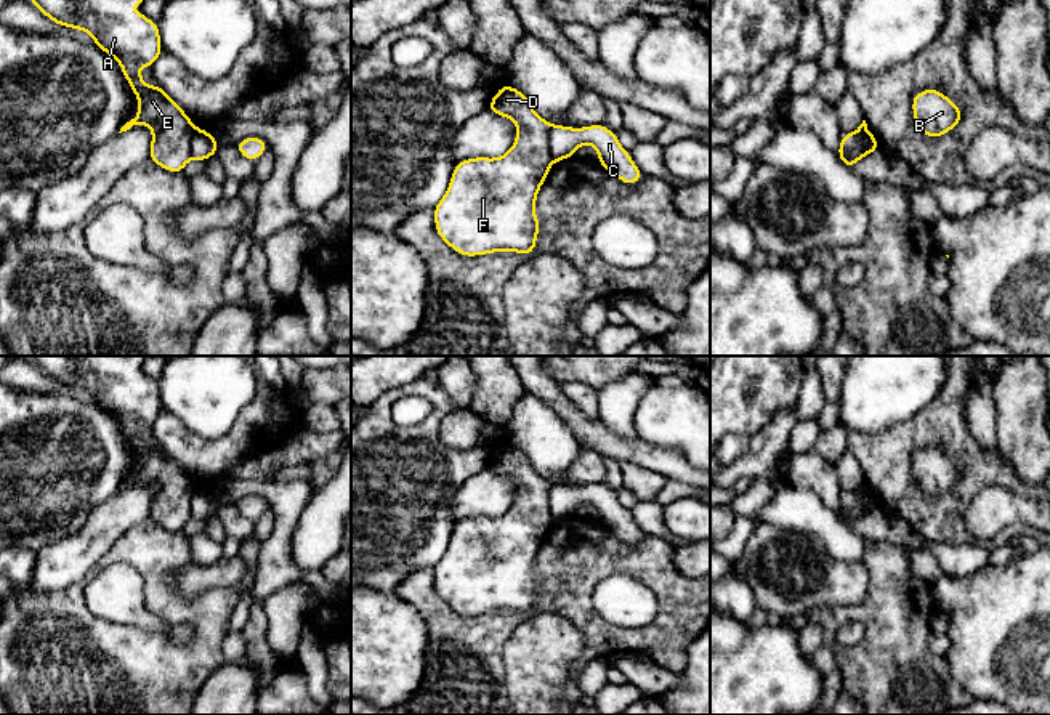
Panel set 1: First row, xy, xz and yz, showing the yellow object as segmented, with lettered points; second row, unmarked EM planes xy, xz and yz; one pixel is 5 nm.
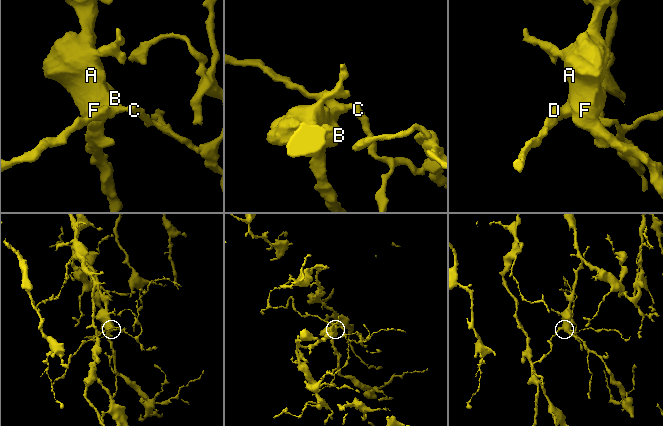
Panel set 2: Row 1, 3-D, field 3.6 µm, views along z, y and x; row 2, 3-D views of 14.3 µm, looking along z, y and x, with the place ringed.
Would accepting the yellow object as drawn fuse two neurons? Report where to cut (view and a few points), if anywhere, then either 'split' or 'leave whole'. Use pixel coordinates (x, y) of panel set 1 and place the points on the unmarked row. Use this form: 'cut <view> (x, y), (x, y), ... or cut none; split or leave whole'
cut xz (550, 484), (549, 508), (553, 518); split

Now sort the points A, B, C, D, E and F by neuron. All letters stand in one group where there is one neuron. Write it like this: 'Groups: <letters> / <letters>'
Groups: A B D E F / C

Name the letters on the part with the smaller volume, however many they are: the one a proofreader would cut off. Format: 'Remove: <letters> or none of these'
Remove: C

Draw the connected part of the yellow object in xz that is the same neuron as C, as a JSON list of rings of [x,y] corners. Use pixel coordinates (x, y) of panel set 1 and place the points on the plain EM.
[[[603,483],[582,487],[551,484],[548,491],[548,507],[556,521],[574,516],[577,507],[585,502],[596,508],[598,523],[612,531],[624,543],[635,545],[644,535],[628,510],[620,505],[617,492]]]

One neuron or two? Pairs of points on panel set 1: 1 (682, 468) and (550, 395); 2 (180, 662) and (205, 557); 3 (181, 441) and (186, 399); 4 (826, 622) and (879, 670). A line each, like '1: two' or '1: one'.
1: one
2: two
3: two
4: one

